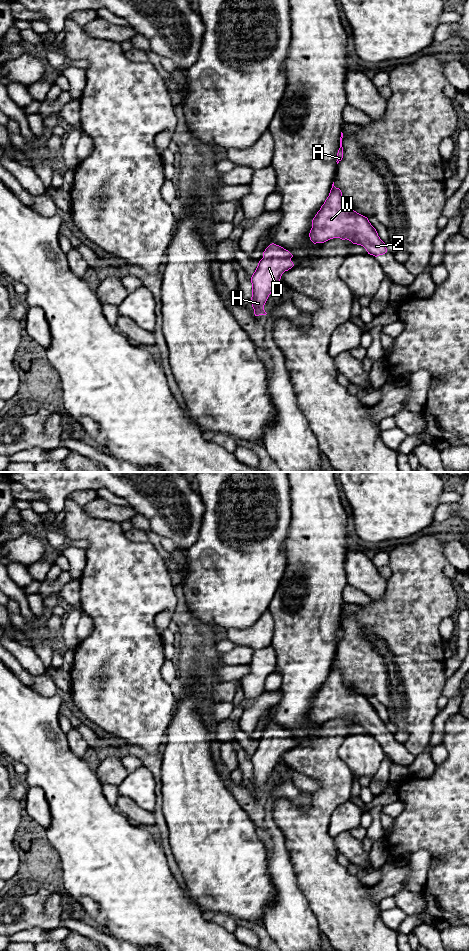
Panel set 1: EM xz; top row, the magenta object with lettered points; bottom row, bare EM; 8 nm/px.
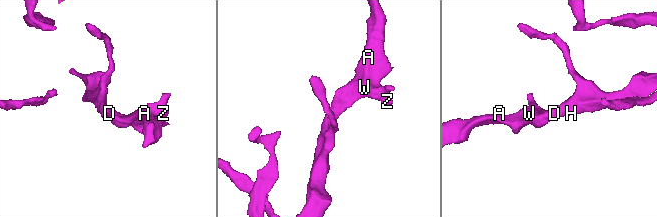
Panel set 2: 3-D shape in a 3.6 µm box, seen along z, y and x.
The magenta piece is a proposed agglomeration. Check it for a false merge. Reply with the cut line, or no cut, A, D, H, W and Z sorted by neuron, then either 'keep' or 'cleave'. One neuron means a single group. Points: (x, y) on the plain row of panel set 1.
no cut; A D H W Z; keep

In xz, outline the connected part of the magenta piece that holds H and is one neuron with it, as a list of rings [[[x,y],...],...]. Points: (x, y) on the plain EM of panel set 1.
[[[274,723],[263,732],[263,738],[251,757],[251,783],[255,796],[267,794],[264,785],[282,754],[294,746],[292,737],[288,730]]]

